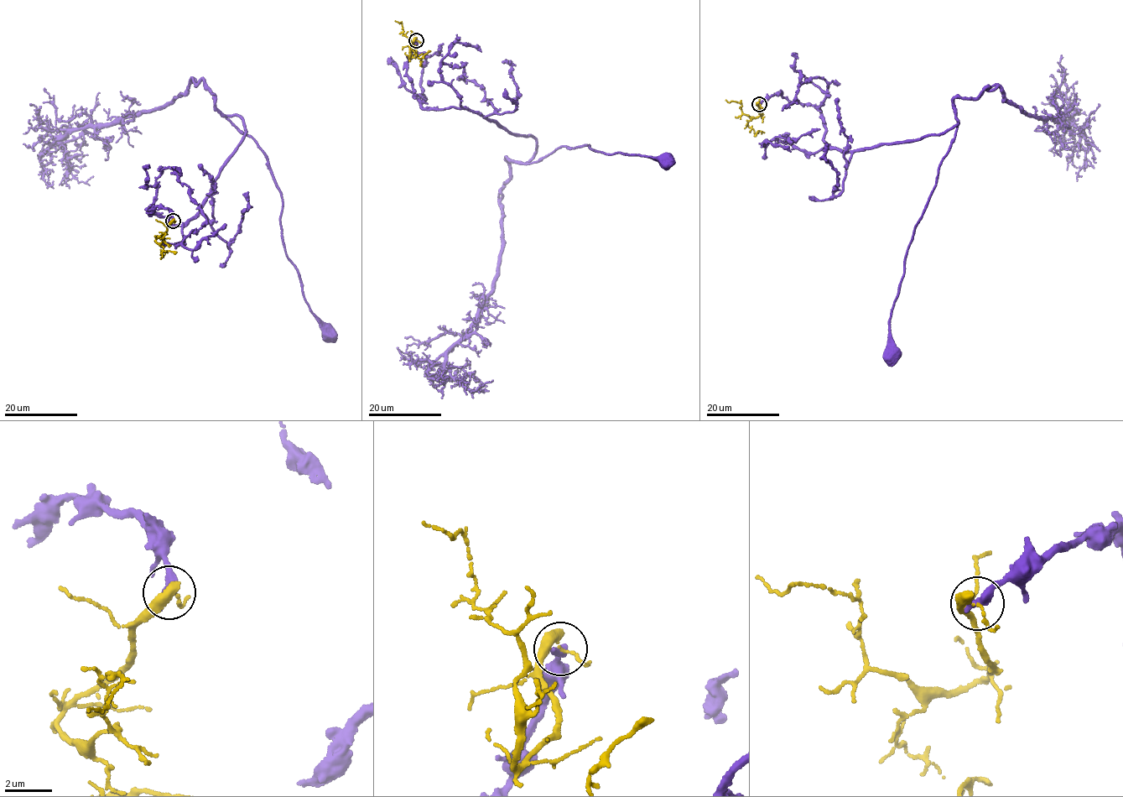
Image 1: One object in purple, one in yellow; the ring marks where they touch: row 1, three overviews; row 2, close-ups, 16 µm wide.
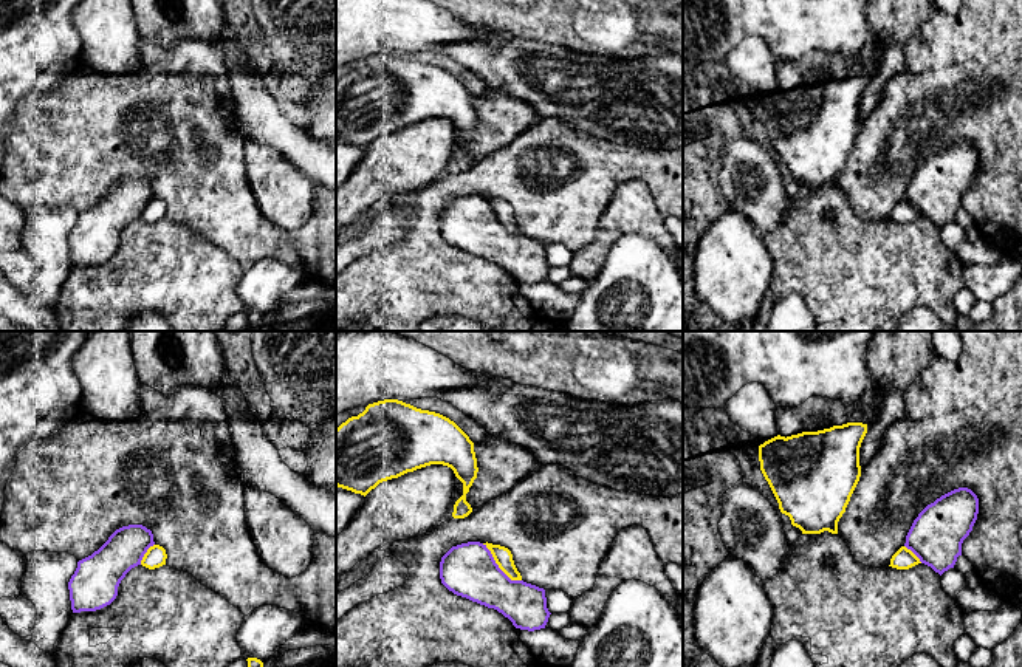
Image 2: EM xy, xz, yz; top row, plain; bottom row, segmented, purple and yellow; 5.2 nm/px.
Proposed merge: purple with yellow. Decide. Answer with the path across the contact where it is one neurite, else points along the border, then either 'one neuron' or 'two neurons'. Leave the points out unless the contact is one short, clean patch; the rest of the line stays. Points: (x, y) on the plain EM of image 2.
two neurons

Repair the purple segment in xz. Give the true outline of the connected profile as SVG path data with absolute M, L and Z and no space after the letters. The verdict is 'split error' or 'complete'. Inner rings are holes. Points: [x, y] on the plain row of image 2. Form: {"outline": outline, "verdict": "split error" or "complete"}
{"outline": "M480 195L452 200L441 210L440 232L454 248L497 263L520 283L545 282L551 268L545 243L511 234Z", "verdict": "complete"}

